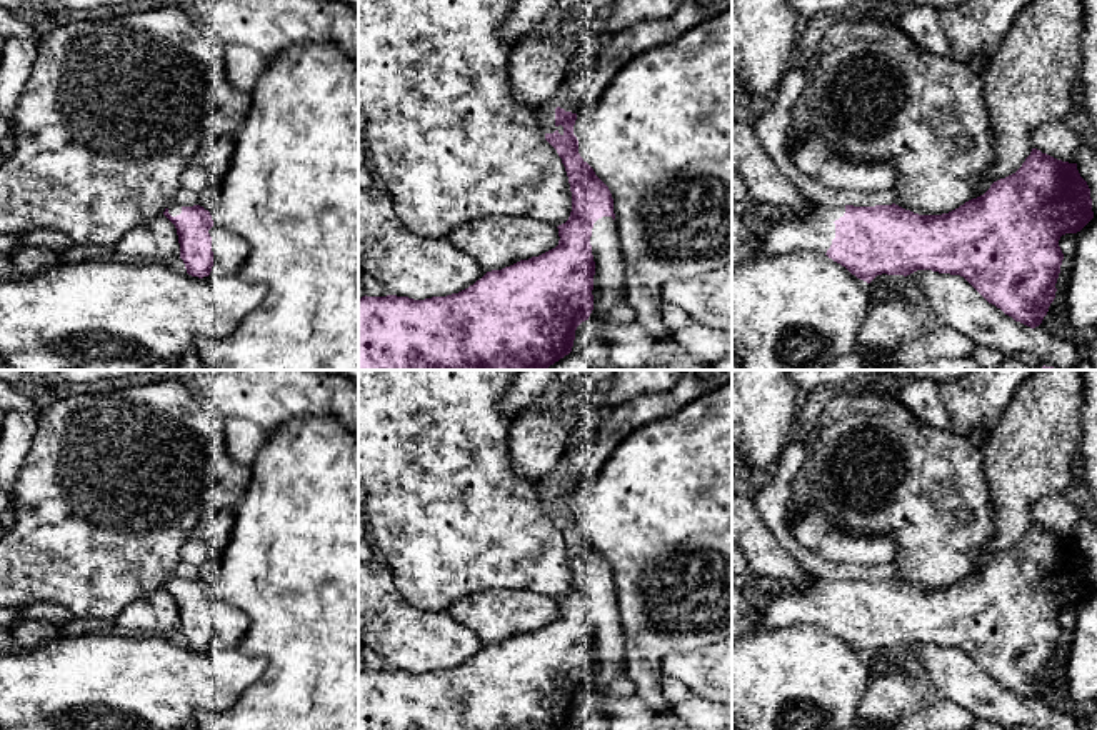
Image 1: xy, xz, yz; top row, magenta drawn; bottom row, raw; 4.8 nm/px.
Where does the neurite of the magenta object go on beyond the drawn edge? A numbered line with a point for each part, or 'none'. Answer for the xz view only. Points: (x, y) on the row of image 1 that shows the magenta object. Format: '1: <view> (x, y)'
1: xz (571, 97)

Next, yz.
1: yz (816, 230)

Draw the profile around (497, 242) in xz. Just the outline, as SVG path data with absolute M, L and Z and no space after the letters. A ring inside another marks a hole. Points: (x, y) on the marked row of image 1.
M492 217L457 227L447 240L492 272L555 248L560 237L559 228L543 220Z

